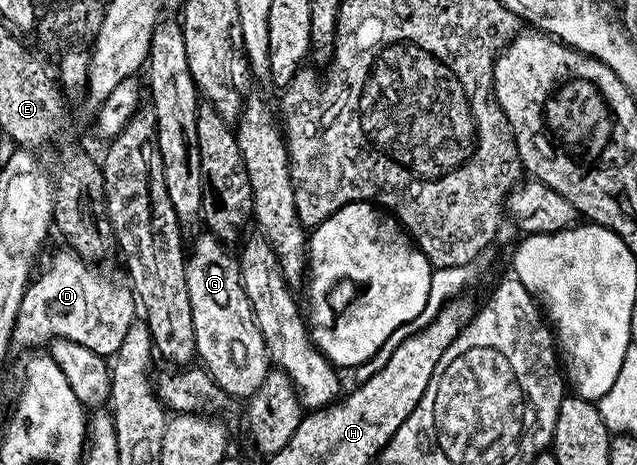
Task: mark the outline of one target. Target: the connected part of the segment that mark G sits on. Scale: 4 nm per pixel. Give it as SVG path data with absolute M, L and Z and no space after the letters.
M204 231L187 250L185 260L185 278L188 281L190 307L193 311L194 335L196 336L196 352L204 356L203 364L220 388L228 390L231 397L239 398L240 377L247 373L264 375L270 369L268 348L262 339L262 331L258 331L258 323L254 319L254 311L250 307L250 299L246 299L246 291L240 282L240 262L235 256L228 254L229 246Z

